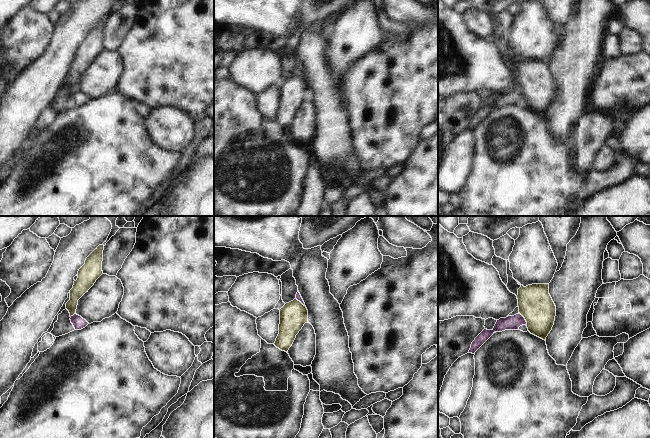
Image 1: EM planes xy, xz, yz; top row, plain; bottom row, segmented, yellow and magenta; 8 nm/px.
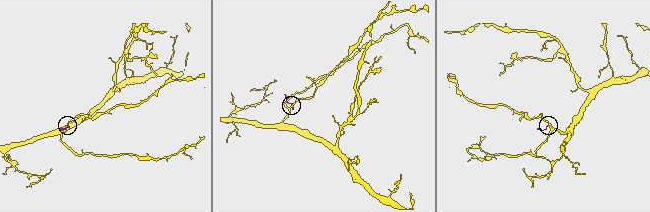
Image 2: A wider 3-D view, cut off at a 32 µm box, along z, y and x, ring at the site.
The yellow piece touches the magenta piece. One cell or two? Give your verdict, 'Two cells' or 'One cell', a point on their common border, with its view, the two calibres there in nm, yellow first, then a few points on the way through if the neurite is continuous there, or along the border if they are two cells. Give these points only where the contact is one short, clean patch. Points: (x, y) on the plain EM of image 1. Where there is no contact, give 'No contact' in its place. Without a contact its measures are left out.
Two cells. Touches yellow at yz (525, 95). Thickness 280 nm (yellow) against 110 nm. Boundary: yz (519, 88), (527, 101)

